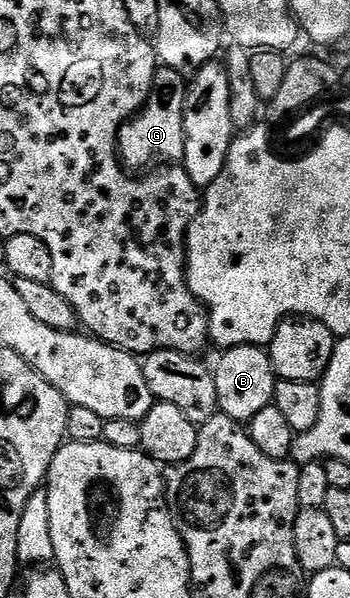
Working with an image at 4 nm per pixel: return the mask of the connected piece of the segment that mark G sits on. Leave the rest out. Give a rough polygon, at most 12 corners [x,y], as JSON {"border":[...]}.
{"border":[[156,67],[115,150],[139,174],[182,161],[184,77]]}

